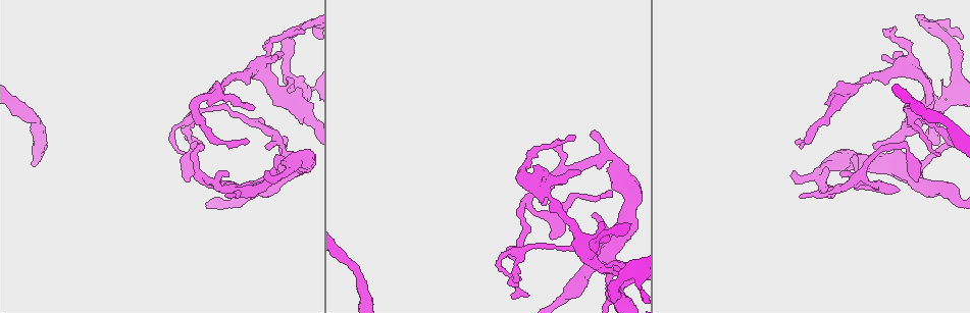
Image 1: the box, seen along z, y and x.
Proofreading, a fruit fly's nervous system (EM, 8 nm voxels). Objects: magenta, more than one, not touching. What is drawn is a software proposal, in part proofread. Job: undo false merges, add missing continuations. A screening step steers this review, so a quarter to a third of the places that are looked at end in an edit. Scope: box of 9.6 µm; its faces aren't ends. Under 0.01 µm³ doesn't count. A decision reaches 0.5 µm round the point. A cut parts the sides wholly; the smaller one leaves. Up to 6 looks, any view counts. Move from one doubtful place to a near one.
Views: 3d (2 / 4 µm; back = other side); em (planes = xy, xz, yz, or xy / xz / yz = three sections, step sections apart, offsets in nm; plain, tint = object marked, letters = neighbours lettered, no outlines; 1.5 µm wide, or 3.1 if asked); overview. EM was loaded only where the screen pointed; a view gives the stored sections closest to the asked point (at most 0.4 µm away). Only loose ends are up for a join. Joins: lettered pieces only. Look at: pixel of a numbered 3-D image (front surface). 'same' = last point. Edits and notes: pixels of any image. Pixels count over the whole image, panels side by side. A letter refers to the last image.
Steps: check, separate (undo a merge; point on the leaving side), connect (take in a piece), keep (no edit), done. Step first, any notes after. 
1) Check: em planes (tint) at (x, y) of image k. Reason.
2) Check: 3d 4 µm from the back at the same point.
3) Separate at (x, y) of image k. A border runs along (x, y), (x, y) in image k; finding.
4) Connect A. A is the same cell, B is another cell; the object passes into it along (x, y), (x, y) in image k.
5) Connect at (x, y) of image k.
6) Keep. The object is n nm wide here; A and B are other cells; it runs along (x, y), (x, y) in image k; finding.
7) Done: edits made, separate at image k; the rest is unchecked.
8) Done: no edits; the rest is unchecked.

Check: 3d 4 µm at (253, 109) of image 1. An open end.

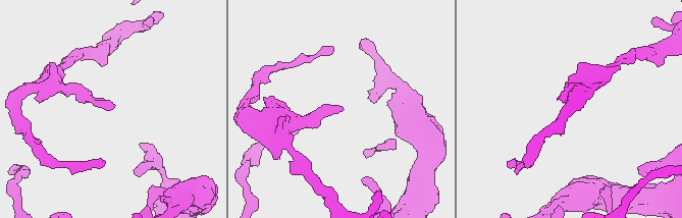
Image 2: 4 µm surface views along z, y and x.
Check: em 3.1 µm yz step 16 (letters) at (342, 110) of image 2. Need the tissue.

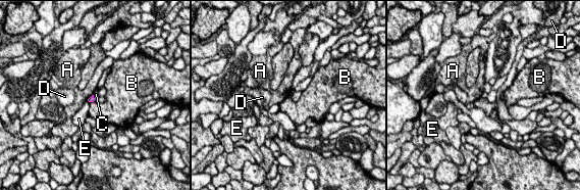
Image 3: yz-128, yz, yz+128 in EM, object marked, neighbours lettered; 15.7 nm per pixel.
Keep. A, B, C, D and E are other cells; a border runs along (93, 94), (95, 100) in image 3; no lettered piece goes on from it.

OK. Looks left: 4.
Check: em planes (letters) at (225, 170) of image 1. Branch stops here.

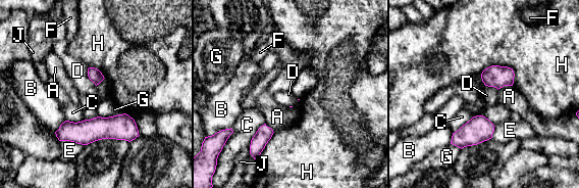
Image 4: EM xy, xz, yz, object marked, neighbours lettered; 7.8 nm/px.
Keep. The longest contact is with H, 280 nm; A, B, C, D, E, F, G, H and J are other cells; a border runs along (480, 74), (507, 65), (514, 83) in image 4; none of them fits.

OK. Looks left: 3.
Check: em planes (letters) at (528, 295) of image 1. Thin end.

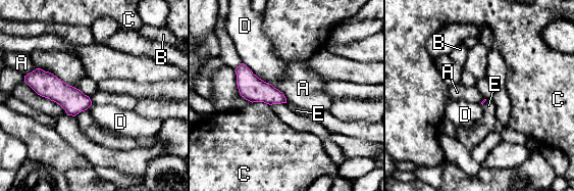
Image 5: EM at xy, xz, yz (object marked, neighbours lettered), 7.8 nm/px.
Keep. The longest contact is with D, 300 nm; A, B, C, D and E are other cells; no lettered piece goes on from it.

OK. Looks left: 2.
Done: no edits; the rest is unchecked.

